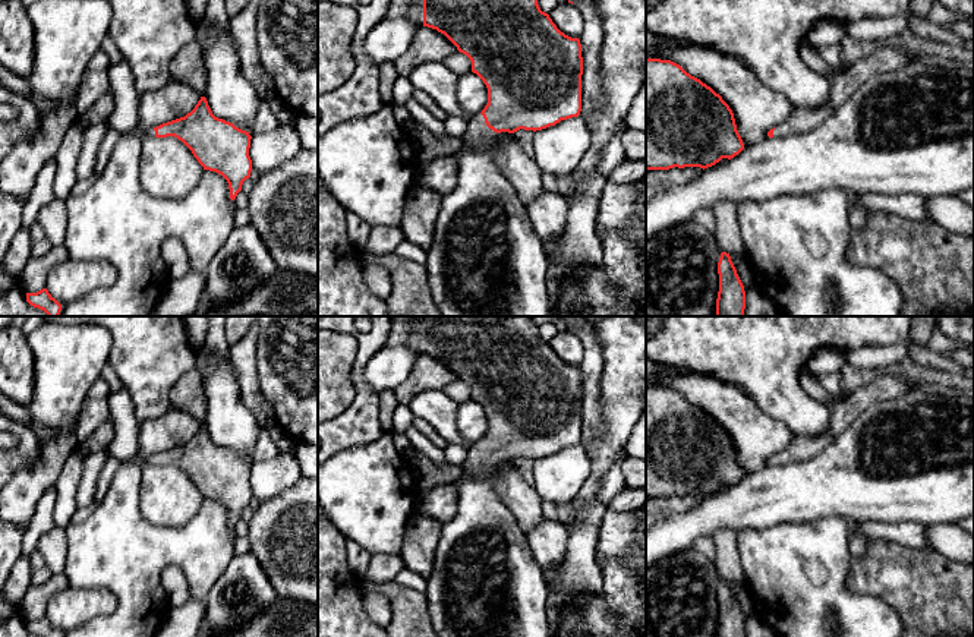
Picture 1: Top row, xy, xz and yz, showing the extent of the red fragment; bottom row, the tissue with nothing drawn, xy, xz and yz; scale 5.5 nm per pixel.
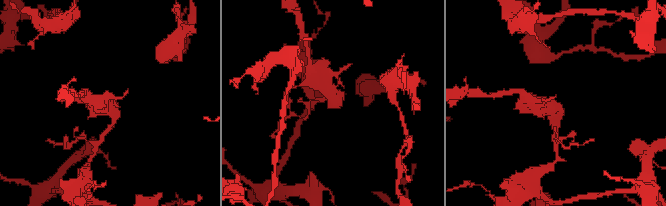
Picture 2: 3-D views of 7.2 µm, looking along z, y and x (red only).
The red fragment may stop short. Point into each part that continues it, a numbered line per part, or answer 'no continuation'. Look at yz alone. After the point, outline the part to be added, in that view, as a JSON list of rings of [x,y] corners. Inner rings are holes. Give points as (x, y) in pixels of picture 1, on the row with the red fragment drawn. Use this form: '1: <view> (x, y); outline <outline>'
1: yz (886, 57); outline [[[888,42],[880,44],[873,53],[832,79],[830,97],[825,105],[816,108],[794,107],[791,117],[775,126],[773,138],[810,132],[848,101],[848,98],[869,79],[880,73],[896,70],[910,62],[911,57],[904,48],[896,48]]]

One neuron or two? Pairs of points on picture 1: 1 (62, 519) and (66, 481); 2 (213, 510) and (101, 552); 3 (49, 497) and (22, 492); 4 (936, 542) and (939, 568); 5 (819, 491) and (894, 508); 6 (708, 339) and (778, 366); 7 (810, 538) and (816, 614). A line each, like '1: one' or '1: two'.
1: one
2: one
3: two
4: two
5: one
6: one
7: one

